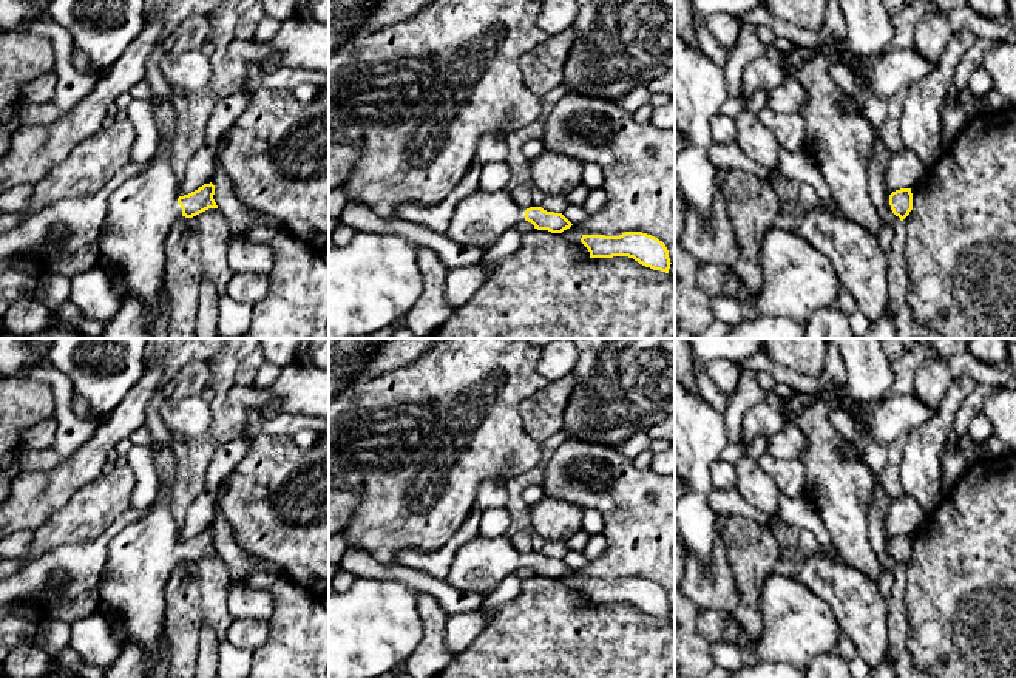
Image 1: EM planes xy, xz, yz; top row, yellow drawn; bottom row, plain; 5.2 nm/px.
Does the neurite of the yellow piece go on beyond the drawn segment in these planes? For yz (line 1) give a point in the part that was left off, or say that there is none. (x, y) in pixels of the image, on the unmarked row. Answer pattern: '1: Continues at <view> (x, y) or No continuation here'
1: No continuation here

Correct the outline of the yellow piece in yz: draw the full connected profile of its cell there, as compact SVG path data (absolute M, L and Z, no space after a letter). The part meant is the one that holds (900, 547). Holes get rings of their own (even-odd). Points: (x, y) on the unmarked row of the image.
M900 534L889 541L889 551L896 562L903 567L913 556L913 539L911 534Z

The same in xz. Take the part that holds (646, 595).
M625 578L619 582L582 581L581 588L588 595L590 604L628 602L665 619L672 610L665 590L642 578Z

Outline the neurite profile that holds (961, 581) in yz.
M1016 451L979 457L968 463L964 477L923 519L913 539L913 556L902 567L906 579L906 609L909 622L908 650L919 669L936 678L1016 678Z

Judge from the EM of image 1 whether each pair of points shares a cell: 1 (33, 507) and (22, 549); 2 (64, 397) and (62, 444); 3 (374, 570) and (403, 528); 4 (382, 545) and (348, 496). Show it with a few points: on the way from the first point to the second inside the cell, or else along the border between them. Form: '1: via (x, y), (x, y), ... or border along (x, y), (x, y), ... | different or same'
1: border along (31, 530), (19, 530), (16, 533) | different
2: via (64, 408), (64, 433) | same
3: border along (349, 547), (358, 547), (380, 562), (394, 562) | different
4: border along (358, 487), (360, 498), (345, 528) | different

